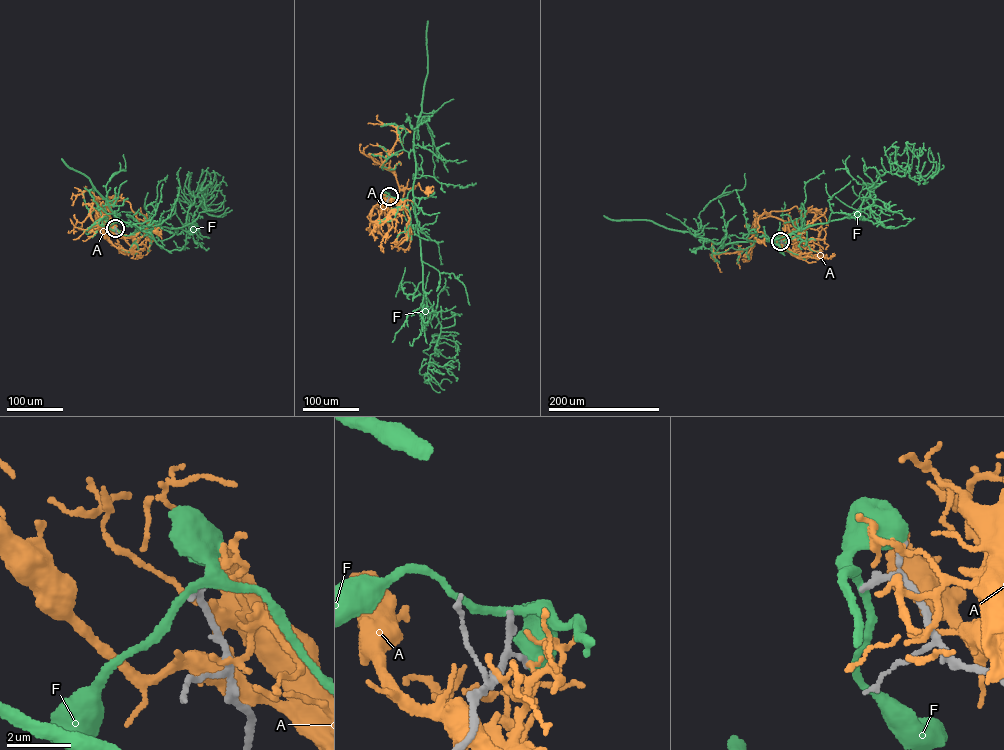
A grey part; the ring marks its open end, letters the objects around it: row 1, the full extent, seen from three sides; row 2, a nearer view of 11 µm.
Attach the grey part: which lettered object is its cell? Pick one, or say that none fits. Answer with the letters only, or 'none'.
none

